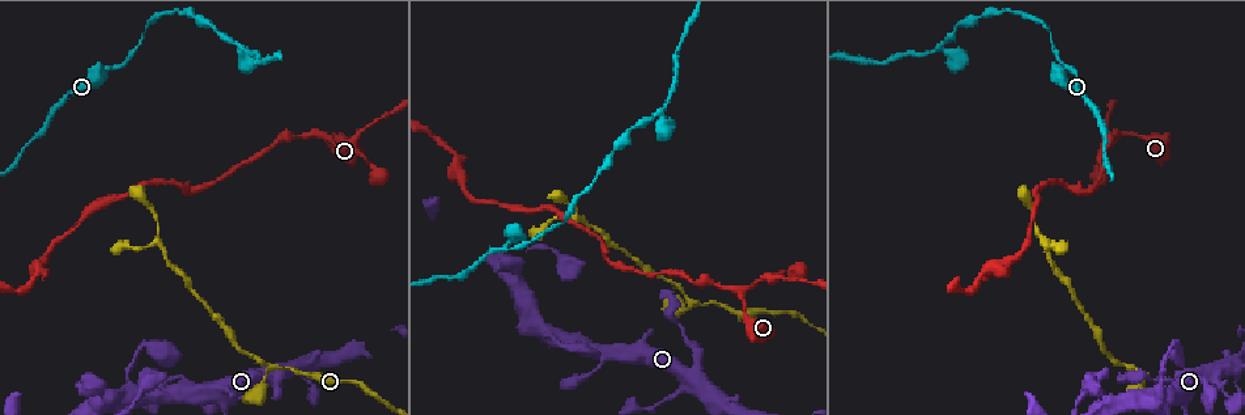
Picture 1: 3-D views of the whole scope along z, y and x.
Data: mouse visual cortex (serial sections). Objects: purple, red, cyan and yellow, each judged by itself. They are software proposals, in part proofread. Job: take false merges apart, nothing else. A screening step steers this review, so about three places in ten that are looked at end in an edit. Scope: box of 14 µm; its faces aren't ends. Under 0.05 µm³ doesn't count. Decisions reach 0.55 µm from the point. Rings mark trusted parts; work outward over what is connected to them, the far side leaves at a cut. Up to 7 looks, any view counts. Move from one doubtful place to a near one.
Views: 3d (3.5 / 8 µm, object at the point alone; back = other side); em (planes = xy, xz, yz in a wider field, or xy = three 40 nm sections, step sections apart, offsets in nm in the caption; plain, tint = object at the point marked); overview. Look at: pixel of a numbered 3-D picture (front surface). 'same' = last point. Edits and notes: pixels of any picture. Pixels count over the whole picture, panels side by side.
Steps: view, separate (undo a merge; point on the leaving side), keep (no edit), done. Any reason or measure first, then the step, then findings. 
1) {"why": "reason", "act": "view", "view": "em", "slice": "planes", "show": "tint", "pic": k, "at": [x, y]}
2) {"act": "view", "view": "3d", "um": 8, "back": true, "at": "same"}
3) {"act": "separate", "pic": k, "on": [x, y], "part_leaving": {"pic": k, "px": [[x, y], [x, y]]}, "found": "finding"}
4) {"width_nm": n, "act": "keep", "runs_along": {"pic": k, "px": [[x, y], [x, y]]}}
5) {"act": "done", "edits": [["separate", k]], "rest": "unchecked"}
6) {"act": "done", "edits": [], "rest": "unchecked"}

{"why": "three-way junction", "act": "view", "view": "3d", "um": 3.5, "back": true, "pic": 1, "at": [693, 304]}

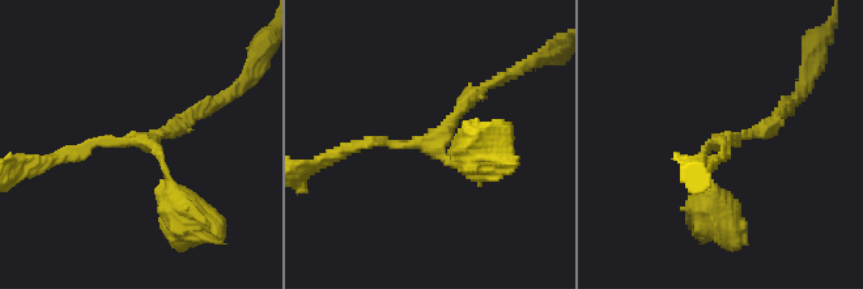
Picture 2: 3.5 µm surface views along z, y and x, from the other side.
{"act": "keep", "runs_along": {"pic": 2, "px": [[352, 148], [433, 140], [493, 80]]}, "found": "one cell here"}

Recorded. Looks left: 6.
{"why": "abrupt turn", "act": "view", "view": "3d", "um": 8, "pic": 1, "at": [1118, 133]}

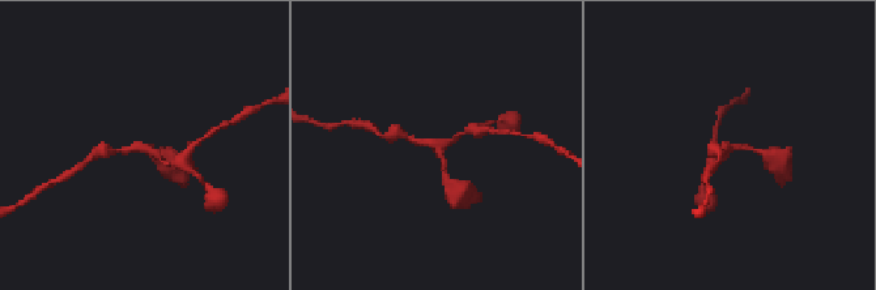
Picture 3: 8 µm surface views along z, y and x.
{"arms": 3, "arm_widths_nm": [150, 150, 150], "act": "view", "view": "em", "slice": "planes", "show": "tint", "pic": 3, "at": [147, 149]}

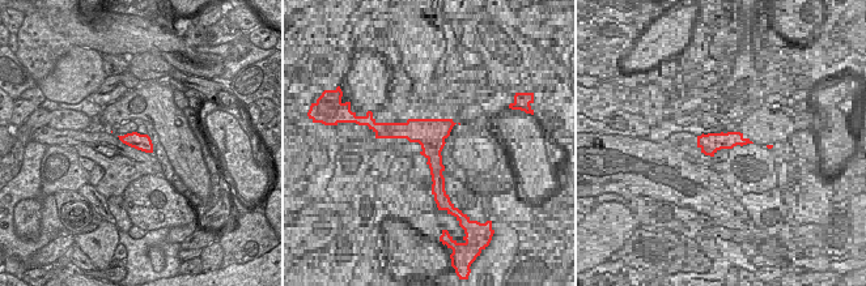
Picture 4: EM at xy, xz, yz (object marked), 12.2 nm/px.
{"width_nm": 200, "act": "keep", "runs_along": {"pic": 3, "px": [[450, 182], [434, 143], [403, 136]]}, "found": "one cell here"}

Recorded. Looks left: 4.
{"why": "two arms in line, one across", "act": "view", "view": "em", "slice": "xy", "step": 5, "show": "tint", "pic": 1, "at": [157, 240]}

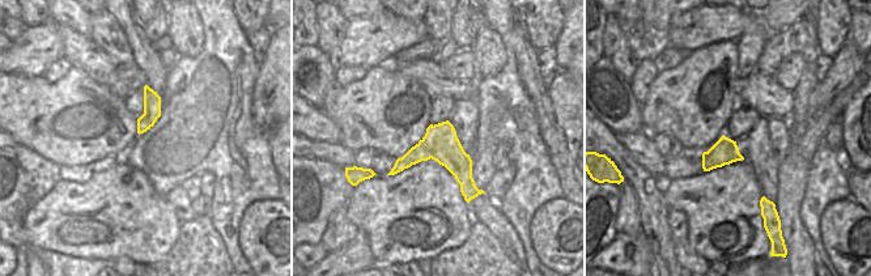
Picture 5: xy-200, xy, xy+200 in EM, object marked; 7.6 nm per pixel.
{"act": "view", "view": "3d", "um": 3.5, "at": "same"}

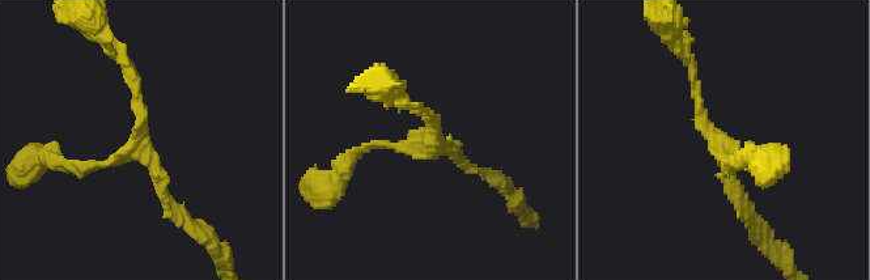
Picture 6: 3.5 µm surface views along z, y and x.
{"arms": 3, "act": "keep", "runs_along": {"pic": 6, "px": [[748, 216], [725, 147], [699, 115], [692, 71]]}, "found": "continuous, no second cell"}

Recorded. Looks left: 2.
{"act": "done", "edits": [], "rest": "unchecked"}

